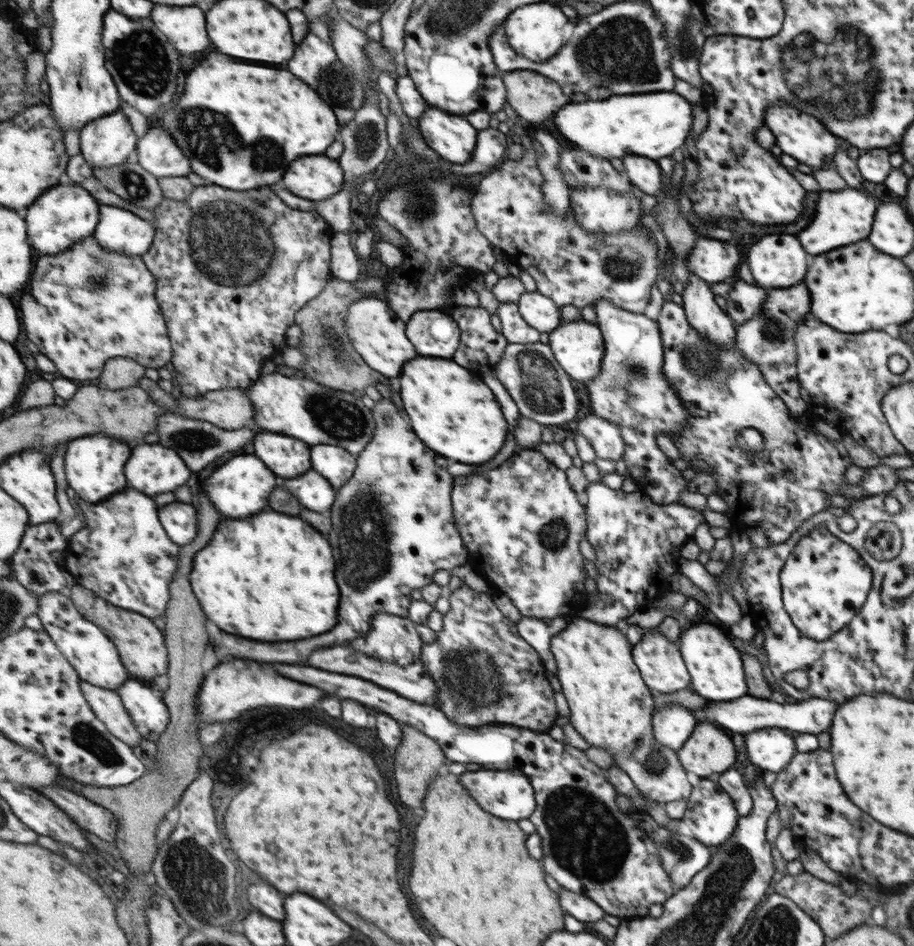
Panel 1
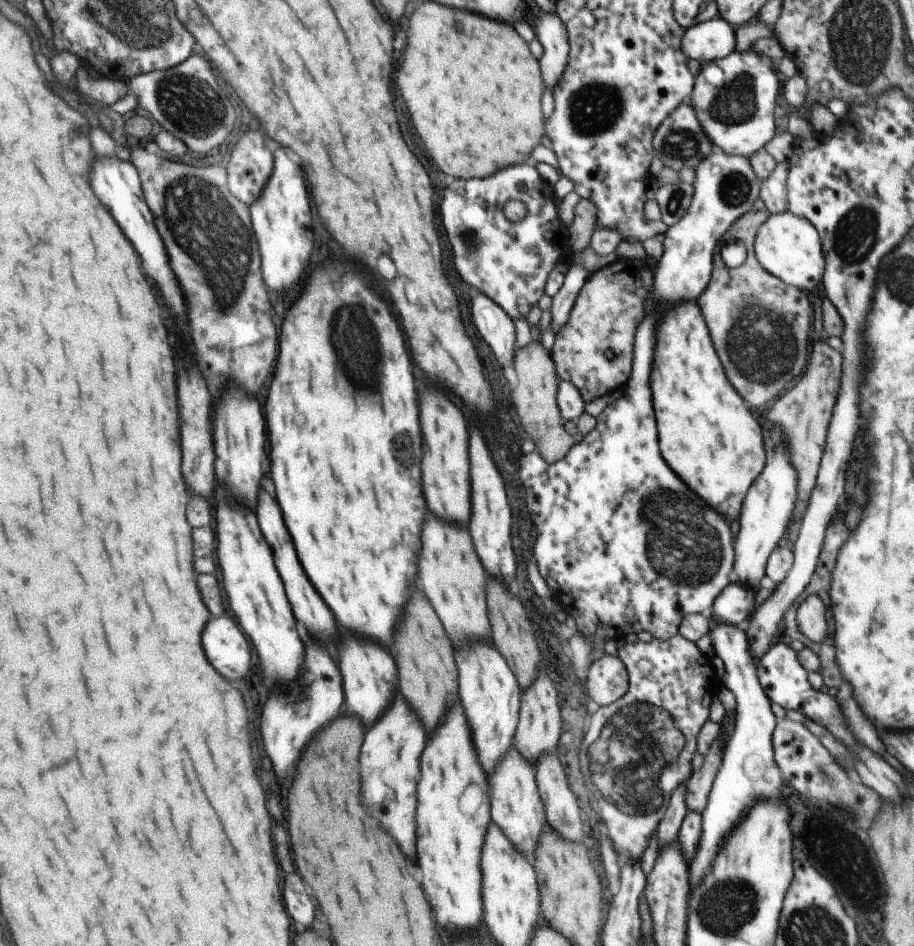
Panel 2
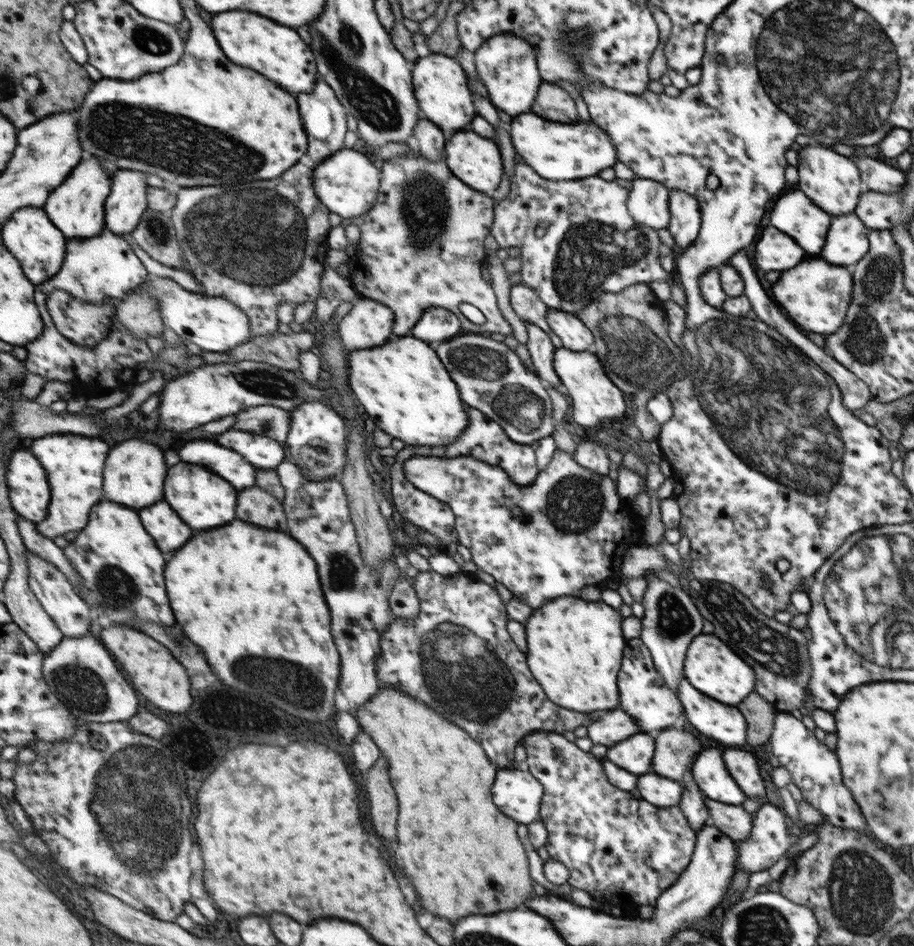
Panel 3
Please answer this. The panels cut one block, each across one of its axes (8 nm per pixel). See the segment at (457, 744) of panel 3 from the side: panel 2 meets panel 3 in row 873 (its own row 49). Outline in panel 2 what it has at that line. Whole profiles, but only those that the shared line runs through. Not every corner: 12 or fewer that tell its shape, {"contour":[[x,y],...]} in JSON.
{"contour":[[435,2],[395,84],[453,178],[523,164],[545,82],[511,26]]}

